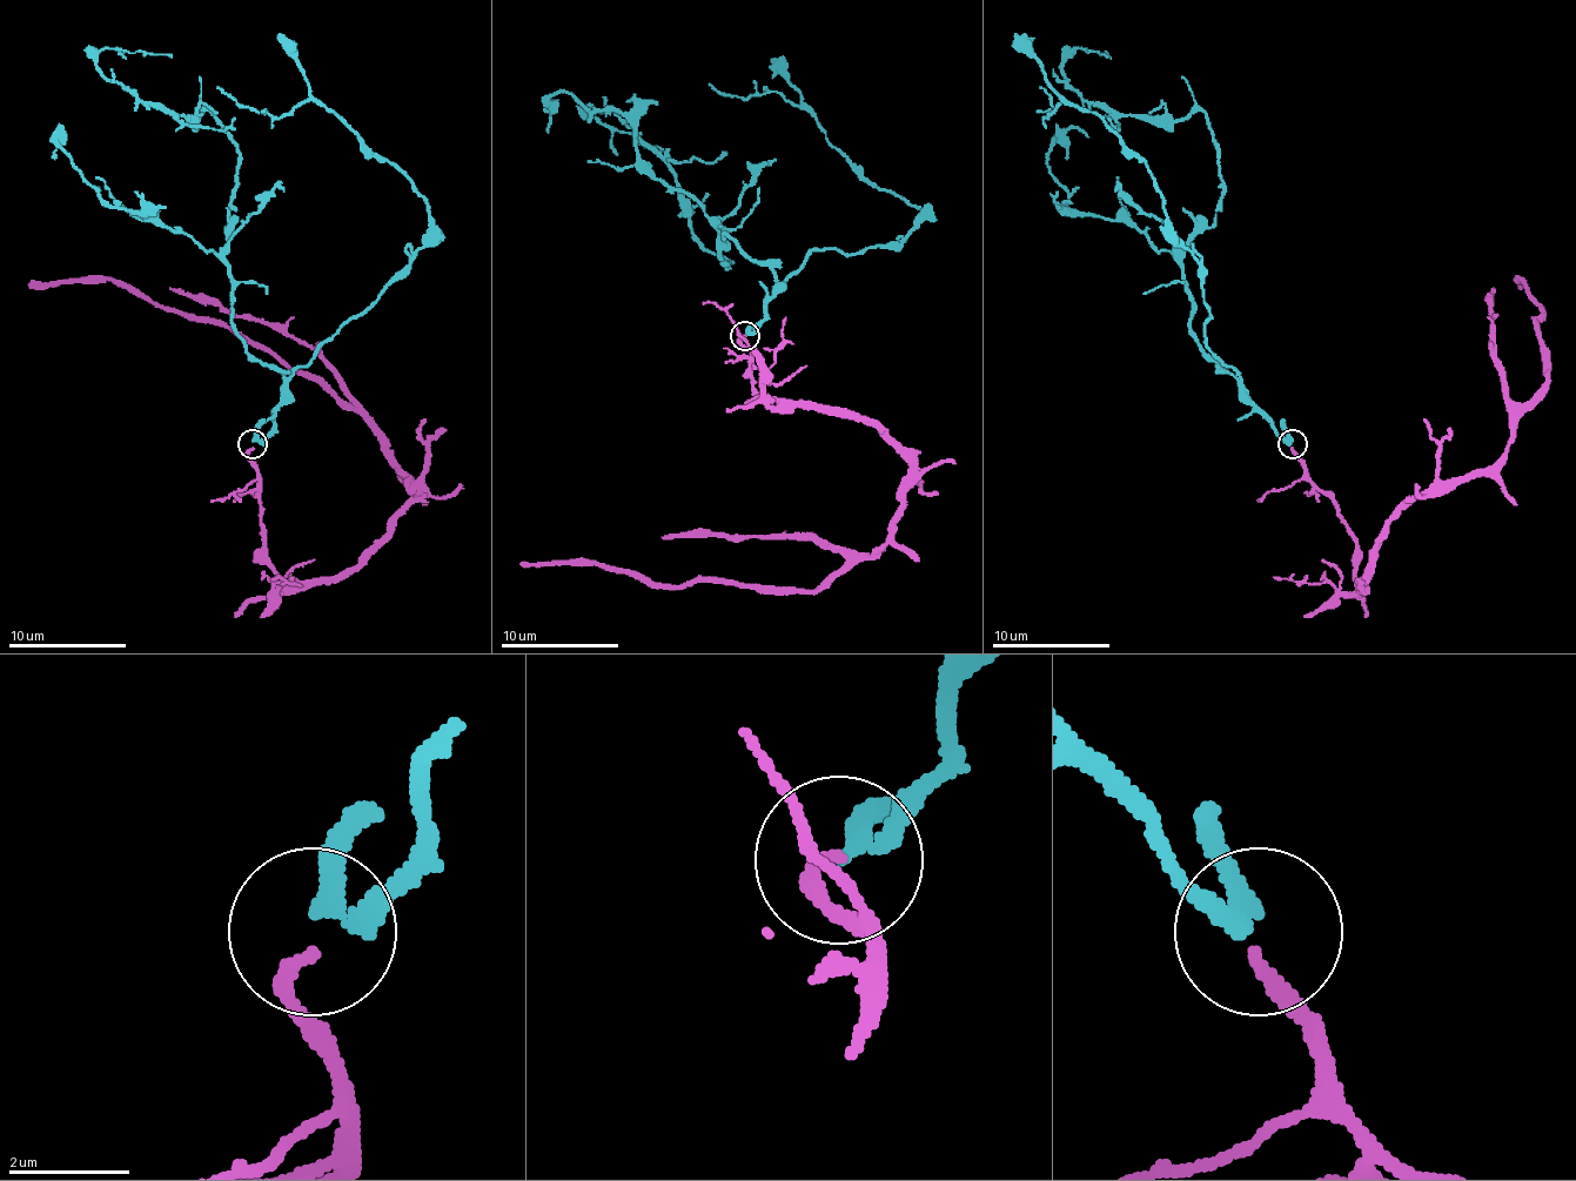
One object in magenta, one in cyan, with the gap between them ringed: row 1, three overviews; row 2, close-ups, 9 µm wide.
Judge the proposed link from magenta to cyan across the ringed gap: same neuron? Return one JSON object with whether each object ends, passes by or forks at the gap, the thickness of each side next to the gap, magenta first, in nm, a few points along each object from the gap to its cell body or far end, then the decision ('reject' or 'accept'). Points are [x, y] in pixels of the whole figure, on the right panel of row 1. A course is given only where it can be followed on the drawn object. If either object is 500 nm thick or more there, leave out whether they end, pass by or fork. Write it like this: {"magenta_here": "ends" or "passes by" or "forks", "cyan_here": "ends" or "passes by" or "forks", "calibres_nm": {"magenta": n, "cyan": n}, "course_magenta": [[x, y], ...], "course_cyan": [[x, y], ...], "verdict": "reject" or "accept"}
{"magenta_here": "ends", "cyan_here": "passes by", "calibres_nm": {"magenta": 200, "cyan": 200}, "course_magenta": [[1292, 448], [1356, 545], [1360, 581], [1419, 495], [1493, 465], [1546, 386], [1542, 309], [1522, 288]], "course_cyan": [[1292, 442], [1191, 329], [1185, 249], [1220, 188], [1202, 111], [1091, 105], [1064, 58], [1108, 58]], "verdict": "accept"}

